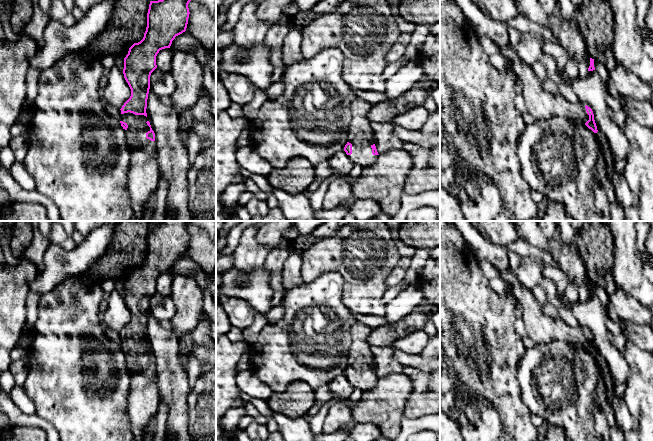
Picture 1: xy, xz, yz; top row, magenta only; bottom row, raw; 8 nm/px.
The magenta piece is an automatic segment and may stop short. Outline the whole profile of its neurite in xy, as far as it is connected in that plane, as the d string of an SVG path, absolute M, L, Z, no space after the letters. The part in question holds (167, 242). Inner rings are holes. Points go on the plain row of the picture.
M163 221L162 224L150 225L147 237L147 251L143 263L134 267L124 282L123 298L131 313L130 322L121 334L121 350L127 356L130 388L127 394L127 411L132 427L133 440L142 441L152 415L157 411L160 402L157 384L155 357L147 343L147 323L150 313L151 297L157 292L156 280L160 274L170 272L176 260L186 255L190 221Z

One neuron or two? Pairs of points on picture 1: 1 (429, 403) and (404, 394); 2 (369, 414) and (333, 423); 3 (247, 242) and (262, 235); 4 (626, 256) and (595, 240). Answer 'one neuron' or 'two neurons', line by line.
1: two neurons
2: two neurons
3: two neurons
4: two neurons

